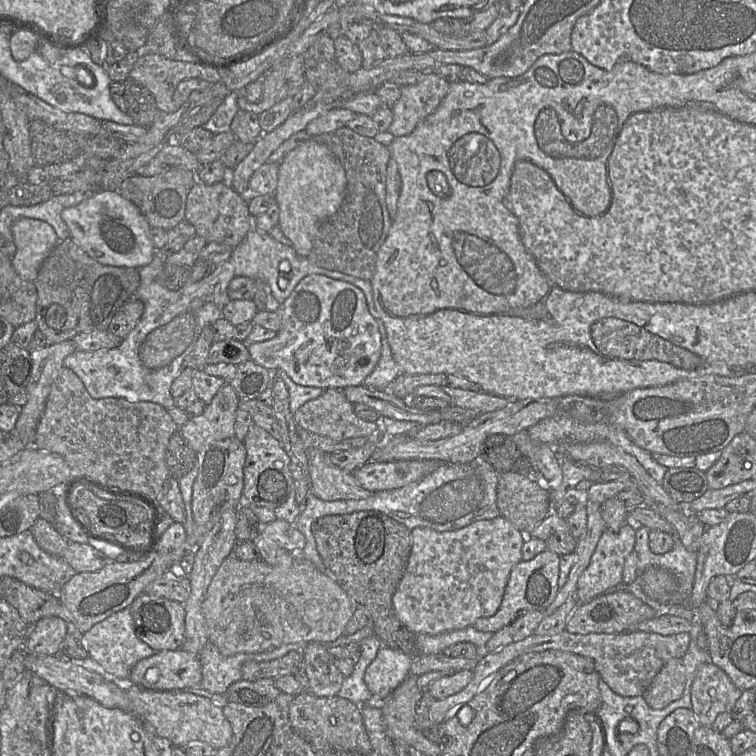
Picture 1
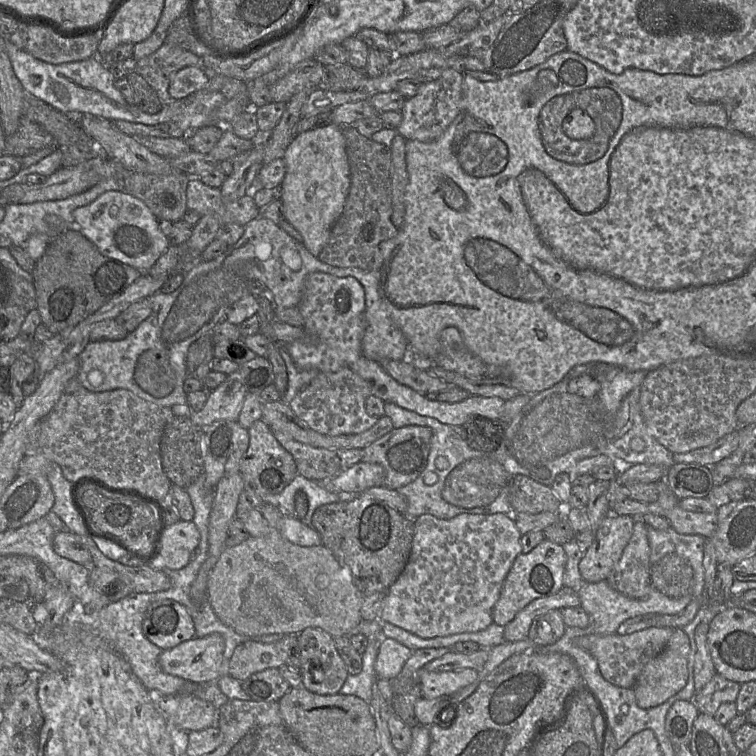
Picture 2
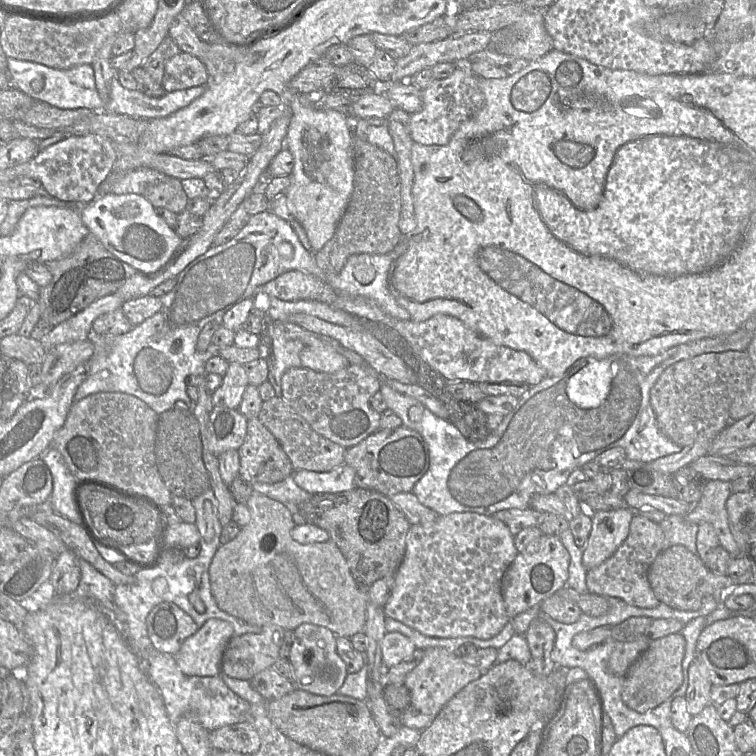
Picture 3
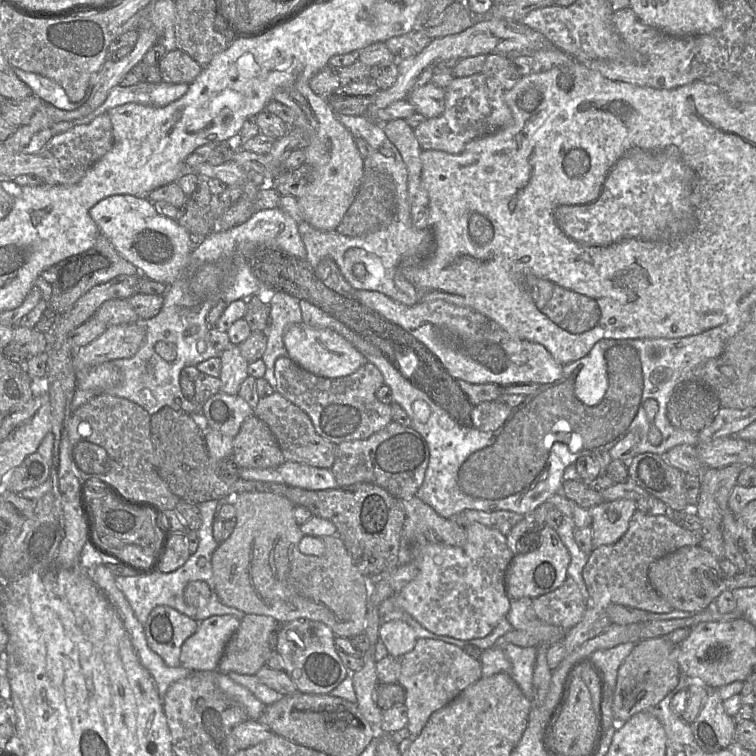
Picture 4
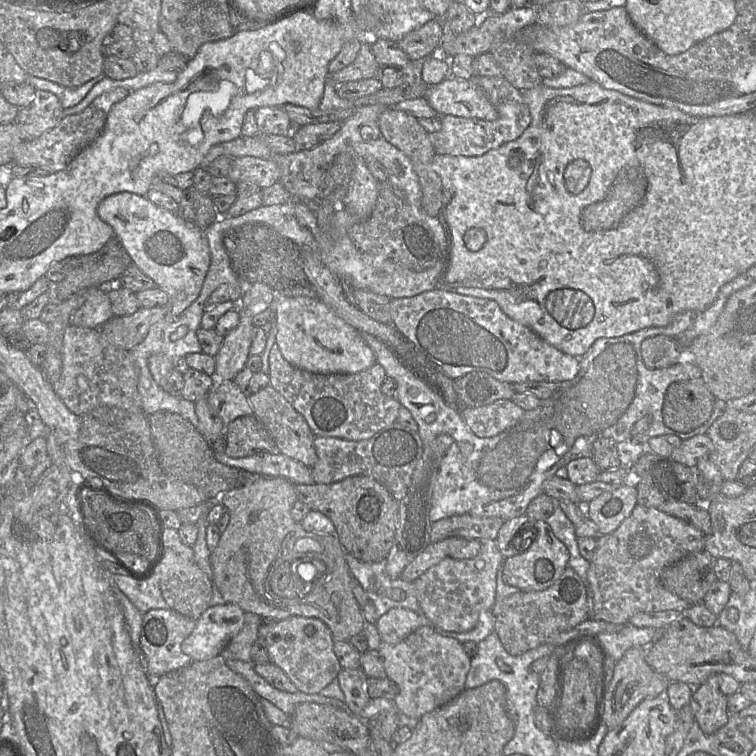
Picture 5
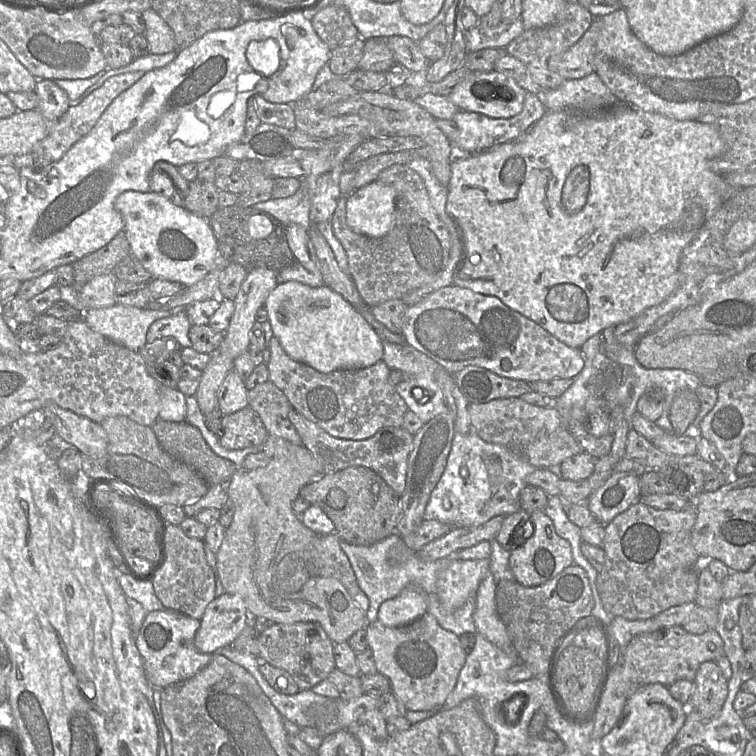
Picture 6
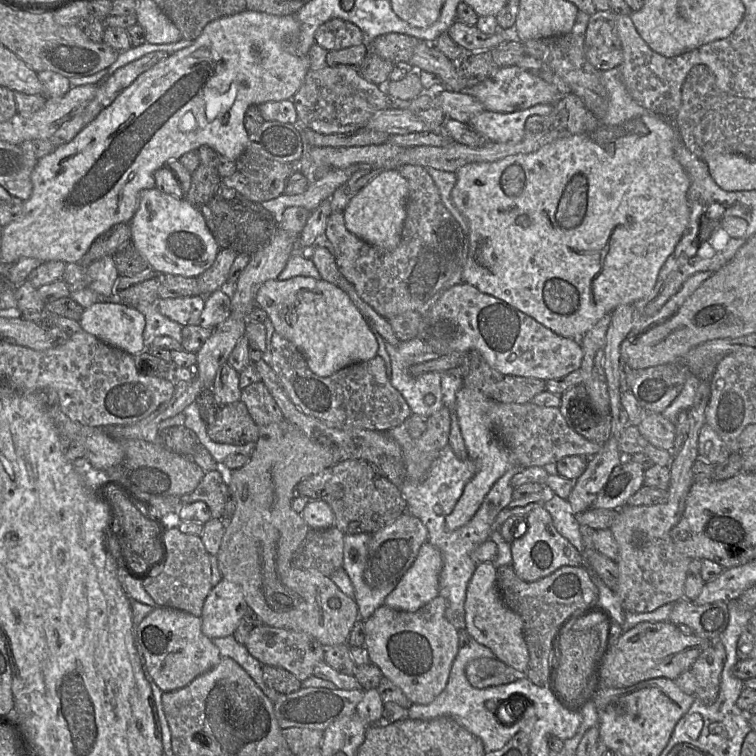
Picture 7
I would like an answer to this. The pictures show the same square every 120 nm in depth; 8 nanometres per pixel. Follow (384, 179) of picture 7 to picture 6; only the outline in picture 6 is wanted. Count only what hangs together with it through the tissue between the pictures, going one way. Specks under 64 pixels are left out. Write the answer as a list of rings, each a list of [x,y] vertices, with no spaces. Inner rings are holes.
[[[375,180],[350,194],[346,205],[347,225],[358,234],[381,238],[394,225],[396,191],[390,185]]]

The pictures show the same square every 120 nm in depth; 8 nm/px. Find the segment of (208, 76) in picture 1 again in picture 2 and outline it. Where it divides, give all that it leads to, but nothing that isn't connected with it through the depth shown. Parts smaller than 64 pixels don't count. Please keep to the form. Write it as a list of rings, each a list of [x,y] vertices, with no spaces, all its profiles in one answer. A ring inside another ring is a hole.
[[[165,43],[153,54],[137,61],[135,72],[157,92],[164,105],[174,99],[169,95],[173,75],[187,66],[204,68],[202,58],[178,45]]]

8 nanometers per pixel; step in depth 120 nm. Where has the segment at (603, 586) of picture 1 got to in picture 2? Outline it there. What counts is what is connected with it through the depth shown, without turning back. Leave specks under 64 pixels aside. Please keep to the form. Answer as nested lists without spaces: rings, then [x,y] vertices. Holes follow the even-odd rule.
[[[609,514],[603,519],[578,565],[584,582],[608,578],[633,534],[634,522],[629,515]]]

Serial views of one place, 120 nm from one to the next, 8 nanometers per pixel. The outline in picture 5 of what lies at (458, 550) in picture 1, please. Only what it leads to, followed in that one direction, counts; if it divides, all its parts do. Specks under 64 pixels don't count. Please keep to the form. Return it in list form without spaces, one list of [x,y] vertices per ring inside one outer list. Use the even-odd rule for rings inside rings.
[[[479,539],[480,553],[470,559],[445,557],[414,581],[420,612],[434,625],[450,632],[472,630],[482,610],[491,610],[496,603],[496,577],[504,556],[496,540]]]

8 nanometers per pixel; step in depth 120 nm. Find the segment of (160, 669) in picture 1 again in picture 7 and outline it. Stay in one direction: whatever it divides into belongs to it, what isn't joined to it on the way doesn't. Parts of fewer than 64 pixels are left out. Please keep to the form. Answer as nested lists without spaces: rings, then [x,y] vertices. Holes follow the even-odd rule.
[[[226,579],[212,588],[202,611],[202,632],[210,639],[233,636],[248,610],[241,587]]]

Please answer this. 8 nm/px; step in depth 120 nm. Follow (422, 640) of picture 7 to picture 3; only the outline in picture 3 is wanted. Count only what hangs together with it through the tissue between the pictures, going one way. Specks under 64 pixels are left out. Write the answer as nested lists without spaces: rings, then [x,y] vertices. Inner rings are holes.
[[[429,647],[424,650],[420,663],[406,675],[403,685],[410,692],[410,704],[422,714],[435,719],[451,698],[482,674],[476,666],[464,662],[455,653],[442,647]]]

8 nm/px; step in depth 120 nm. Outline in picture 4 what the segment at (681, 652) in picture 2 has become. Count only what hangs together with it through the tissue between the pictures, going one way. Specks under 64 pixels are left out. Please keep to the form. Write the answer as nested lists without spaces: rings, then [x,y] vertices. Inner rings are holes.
[[[666,637],[642,640],[635,645],[618,670],[612,713],[616,723],[625,723],[635,714],[649,710],[675,687],[680,679],[677,645]]]

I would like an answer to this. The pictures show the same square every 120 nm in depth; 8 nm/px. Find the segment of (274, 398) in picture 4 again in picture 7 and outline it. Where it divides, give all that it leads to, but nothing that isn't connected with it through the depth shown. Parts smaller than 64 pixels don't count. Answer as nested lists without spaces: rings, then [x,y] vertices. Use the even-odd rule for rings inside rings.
[[[262,381],[244,388],[241,401],[258,426],[266,426],[284,419],[281,409]]]

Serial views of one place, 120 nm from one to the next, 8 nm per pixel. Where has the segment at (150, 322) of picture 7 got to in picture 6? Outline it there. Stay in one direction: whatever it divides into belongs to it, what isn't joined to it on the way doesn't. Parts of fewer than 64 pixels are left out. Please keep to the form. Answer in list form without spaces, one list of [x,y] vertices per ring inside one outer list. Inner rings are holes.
[[[185,309],[174,312],[170,317],[154,321],[148,329],[146,342],[148,344],[157,339],[173,337],[181,348],[191,348],[189,331],[192,324]]]

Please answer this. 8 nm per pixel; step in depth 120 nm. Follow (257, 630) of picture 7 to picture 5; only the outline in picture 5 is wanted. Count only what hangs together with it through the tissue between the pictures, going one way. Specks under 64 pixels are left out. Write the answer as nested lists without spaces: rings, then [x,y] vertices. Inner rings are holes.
[[[301,616],[276,621],[265,638],[270,663],[285,672],[297,691],[306,694],[319,694],[342,670],[333,645],[332,633],[323,621]]]

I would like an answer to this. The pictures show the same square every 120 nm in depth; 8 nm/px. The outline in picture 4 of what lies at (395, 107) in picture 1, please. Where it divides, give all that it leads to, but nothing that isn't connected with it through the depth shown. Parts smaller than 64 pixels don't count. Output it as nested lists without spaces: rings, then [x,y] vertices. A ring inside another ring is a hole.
[[[482,73],[455,77],[445,88],[443,112],[413,129],[421,149],[458,154],[471,141],[494,134],[509,125],[512,114],[504,100],[504,91],[497,80]]]

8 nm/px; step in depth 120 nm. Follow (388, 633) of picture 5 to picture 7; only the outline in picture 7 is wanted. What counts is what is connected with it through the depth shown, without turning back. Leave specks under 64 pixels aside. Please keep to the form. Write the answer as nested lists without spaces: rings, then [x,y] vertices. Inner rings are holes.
[[[428,541],[419,549],[410,569],[397,582],[384,604],[394,610],[414,612],[437,597],[443,561],[440,551]]]

